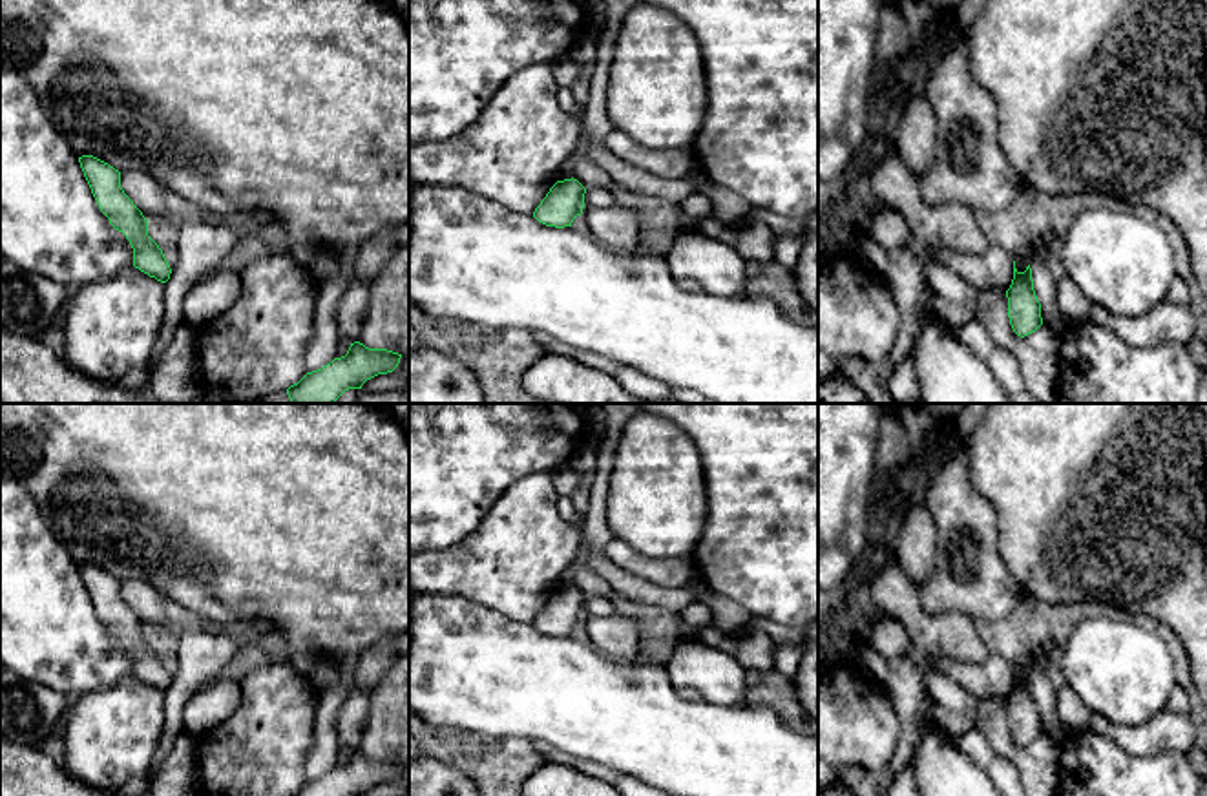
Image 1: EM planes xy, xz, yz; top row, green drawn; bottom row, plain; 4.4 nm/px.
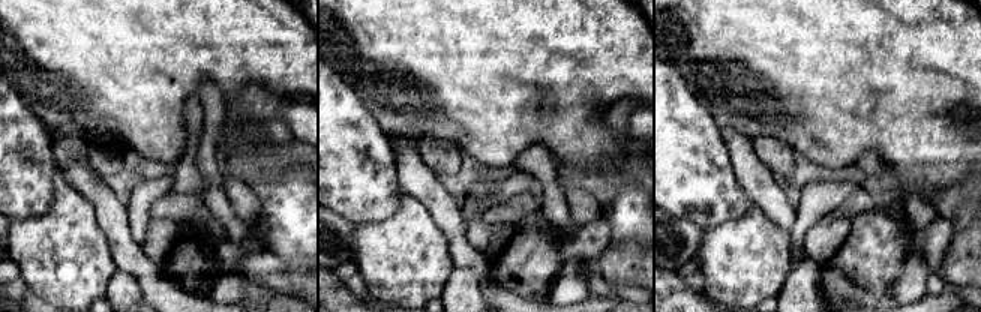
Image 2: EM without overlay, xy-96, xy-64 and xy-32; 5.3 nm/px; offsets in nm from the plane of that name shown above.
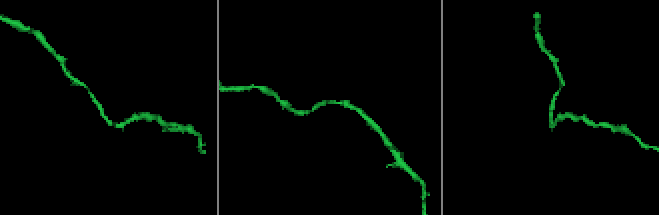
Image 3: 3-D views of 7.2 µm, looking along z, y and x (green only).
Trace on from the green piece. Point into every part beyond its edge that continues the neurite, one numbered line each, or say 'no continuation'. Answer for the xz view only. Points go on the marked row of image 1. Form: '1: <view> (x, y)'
no continuation

